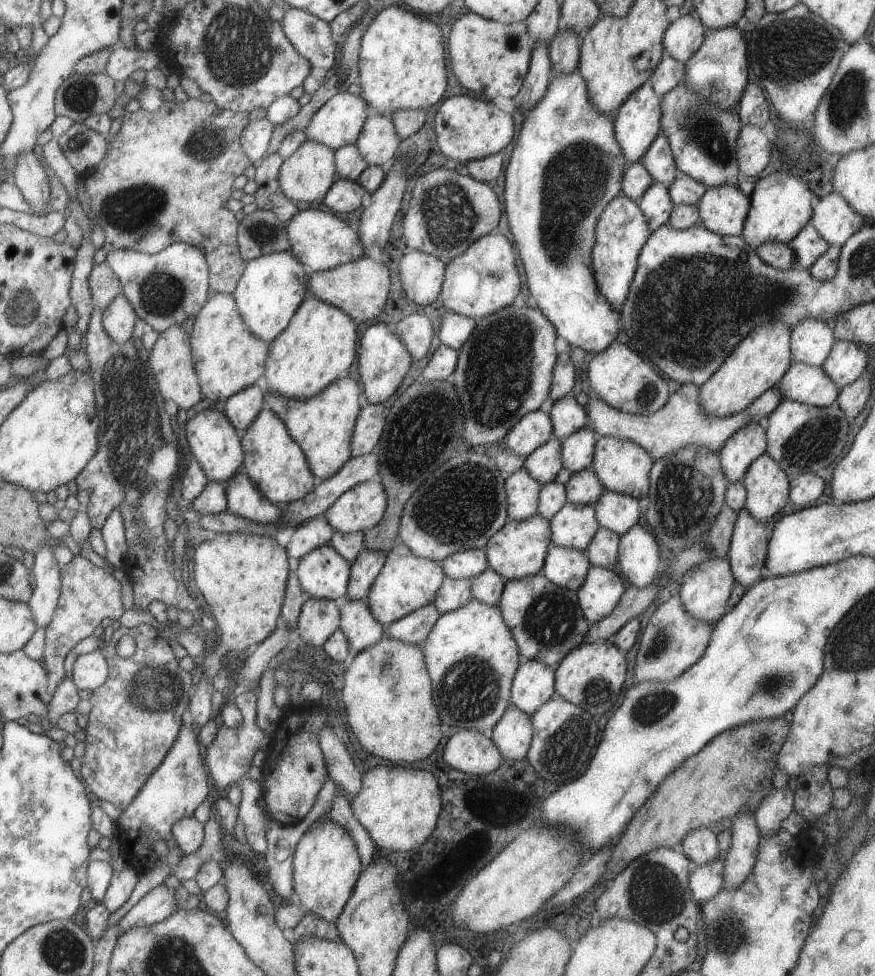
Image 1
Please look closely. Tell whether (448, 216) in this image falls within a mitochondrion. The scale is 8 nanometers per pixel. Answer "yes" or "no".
yes

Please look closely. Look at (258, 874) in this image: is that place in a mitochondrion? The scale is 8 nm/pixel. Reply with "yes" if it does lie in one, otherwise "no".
no

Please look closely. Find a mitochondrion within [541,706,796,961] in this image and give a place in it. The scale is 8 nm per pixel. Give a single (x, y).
(655, 894)

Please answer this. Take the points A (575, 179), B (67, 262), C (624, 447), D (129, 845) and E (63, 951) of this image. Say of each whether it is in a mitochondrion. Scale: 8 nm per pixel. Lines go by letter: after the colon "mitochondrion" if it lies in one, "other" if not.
A: mitochondrion
B: other
C: other
D: other
E: mitochondrion

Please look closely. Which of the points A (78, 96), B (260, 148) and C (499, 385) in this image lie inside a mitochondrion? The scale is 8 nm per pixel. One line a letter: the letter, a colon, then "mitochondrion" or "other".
A: mitochondrion
B: other
C: mitochondrion

